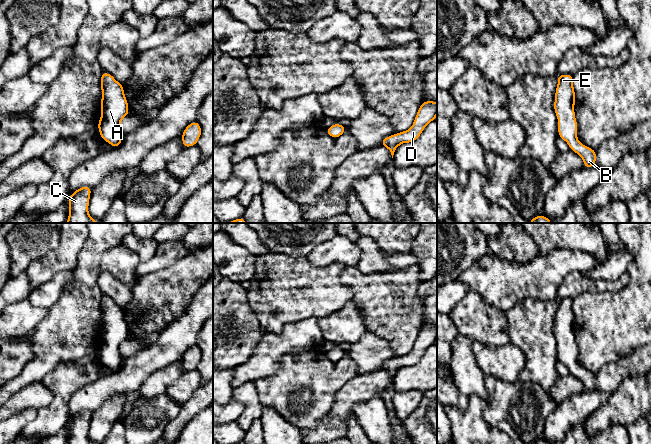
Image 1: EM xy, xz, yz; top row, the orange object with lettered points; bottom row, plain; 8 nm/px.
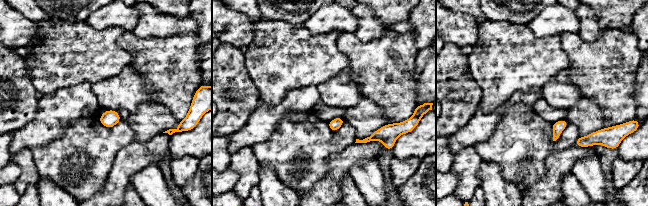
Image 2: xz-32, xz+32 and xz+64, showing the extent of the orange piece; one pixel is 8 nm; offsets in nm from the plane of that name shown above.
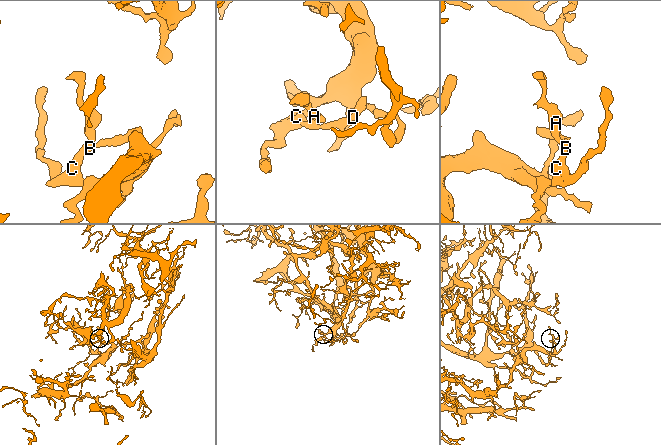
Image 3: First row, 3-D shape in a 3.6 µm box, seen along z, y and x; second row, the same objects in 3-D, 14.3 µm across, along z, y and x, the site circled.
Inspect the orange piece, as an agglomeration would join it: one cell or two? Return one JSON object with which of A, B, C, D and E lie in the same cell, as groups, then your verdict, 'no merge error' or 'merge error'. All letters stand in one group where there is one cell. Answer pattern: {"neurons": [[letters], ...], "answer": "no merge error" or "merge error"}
{"neurons": [["A", "B", "C", "D", "E"]], "answer": "no merge error"}

